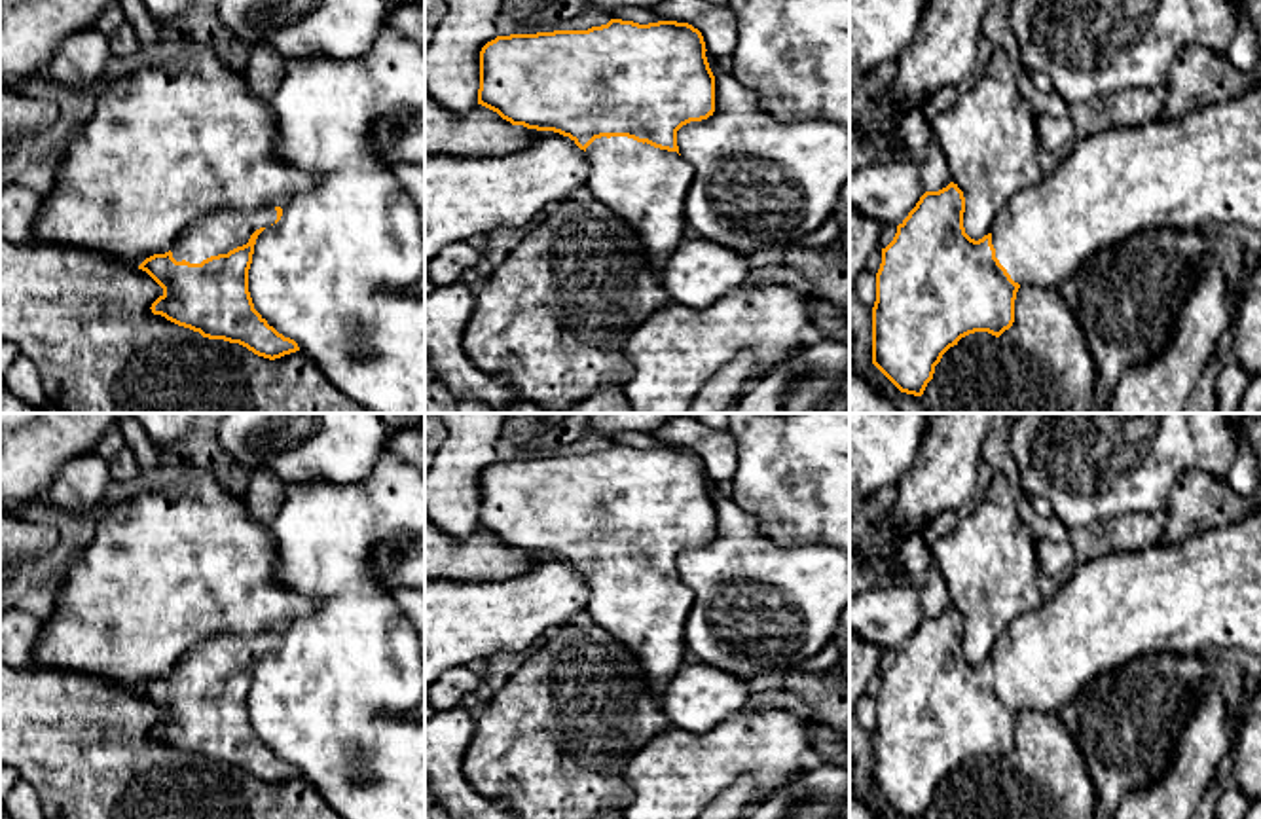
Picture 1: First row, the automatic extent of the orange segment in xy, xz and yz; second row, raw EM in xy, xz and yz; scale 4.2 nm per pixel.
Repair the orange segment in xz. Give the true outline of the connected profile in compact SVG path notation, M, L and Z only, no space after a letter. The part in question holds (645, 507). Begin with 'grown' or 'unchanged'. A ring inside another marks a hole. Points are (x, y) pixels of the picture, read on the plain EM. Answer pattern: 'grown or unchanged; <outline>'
grown; M611 444L588 455L497 461L480 476L478 529L512 550L554 555L586 576L592 622L624 645L660 700L685 665L685 622L694 595L679 580L677 555L715 537L705 466L688 447Z

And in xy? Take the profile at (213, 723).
grown; M281 631L248 639L224 633L192 646L169 677L138 690L163 713L152 737L269 785L300 775L254 734L248 717L256 664L281 641Z

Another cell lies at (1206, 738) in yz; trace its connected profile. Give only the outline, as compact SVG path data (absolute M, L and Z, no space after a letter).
M1202 682L1172 762L1147 787L1128 792L1113 819L1193 819L1240 728L1242 715L1231 719L1221 688Z

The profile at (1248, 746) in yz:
M1261 688L1242 713L1242 728L1236 739L1234 785L1250 802L1261 798Z

